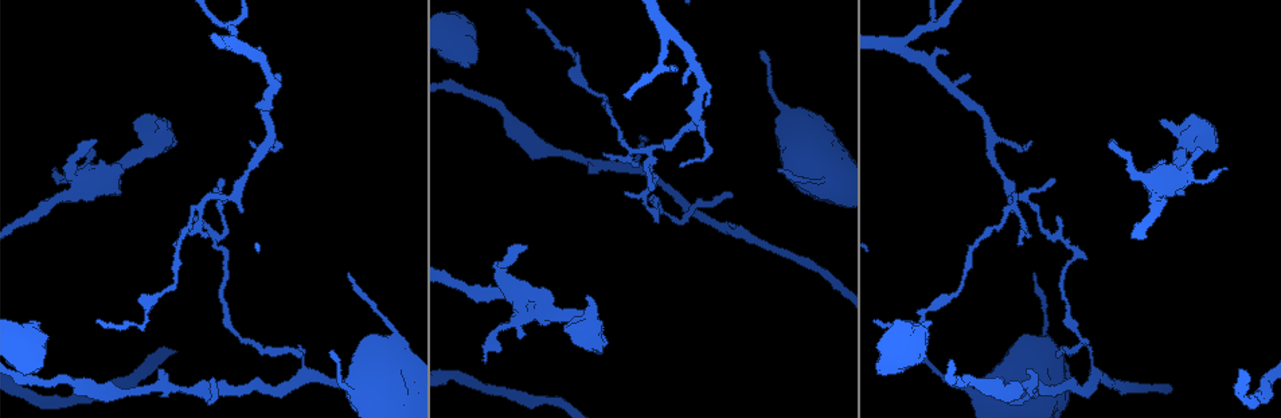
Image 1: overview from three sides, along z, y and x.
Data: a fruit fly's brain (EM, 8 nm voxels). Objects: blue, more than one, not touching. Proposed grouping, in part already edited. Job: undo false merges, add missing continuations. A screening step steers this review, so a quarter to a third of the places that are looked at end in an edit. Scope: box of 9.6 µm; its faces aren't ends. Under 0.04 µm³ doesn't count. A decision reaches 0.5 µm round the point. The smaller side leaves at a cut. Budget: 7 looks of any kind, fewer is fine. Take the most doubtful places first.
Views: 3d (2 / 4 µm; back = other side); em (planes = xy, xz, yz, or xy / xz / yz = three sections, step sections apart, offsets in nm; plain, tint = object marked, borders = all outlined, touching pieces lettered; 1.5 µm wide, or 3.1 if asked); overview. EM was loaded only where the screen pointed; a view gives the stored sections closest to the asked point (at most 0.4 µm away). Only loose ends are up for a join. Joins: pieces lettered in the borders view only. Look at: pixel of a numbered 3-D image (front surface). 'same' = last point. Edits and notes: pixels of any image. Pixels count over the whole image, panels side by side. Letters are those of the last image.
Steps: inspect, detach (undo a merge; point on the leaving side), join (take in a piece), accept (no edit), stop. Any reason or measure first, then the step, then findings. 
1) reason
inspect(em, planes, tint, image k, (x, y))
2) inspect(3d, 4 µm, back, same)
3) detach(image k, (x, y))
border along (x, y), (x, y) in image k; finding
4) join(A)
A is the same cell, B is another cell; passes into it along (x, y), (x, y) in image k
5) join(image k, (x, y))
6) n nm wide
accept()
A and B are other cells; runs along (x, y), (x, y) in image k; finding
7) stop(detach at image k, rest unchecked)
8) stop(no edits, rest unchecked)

inspect(em, planes, borders, image 1, (467, 66))

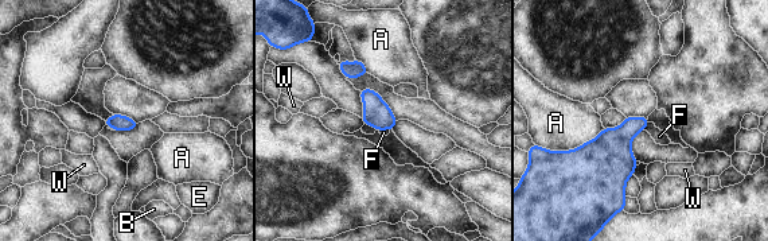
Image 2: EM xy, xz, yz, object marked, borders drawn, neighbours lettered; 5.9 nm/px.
accept()
A, B, E, F and W are other cells; border along (650, 123), (643, 129) in image 2; none of them fits

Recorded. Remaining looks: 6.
thin end
inspect(3d, 2 µm, image 1, (95, 141))

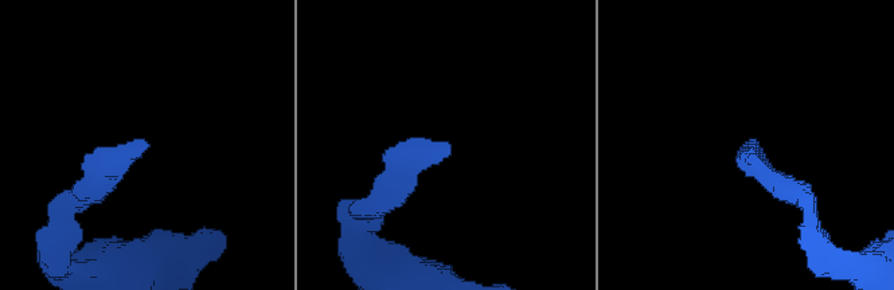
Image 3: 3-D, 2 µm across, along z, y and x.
need the tissue
inspect(em, xy, step 4, tint, image 3, (449, 150))

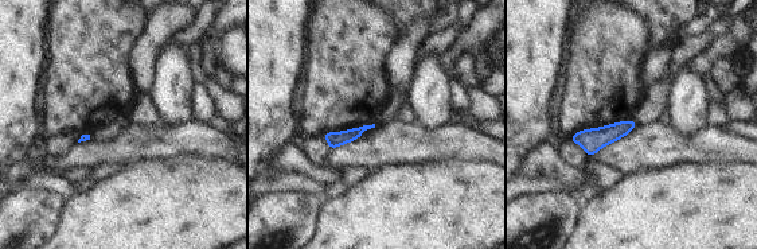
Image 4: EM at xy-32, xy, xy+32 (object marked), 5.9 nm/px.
another direction
inspect(em, xz, step 4, borders, same)

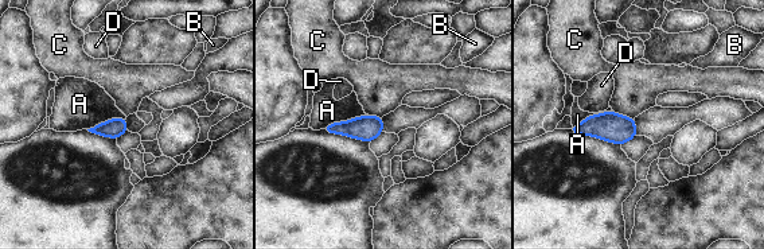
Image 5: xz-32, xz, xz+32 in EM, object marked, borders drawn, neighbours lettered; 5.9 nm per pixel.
120 nm wide
accept()
A, B, C and D are other cells; border along (367, 115), (334, 121), (322, 128) in image 5; no lettered piece goes on from it

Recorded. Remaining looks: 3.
tapers out
inspect(3d, 2 µm, image 1, (762, 56))

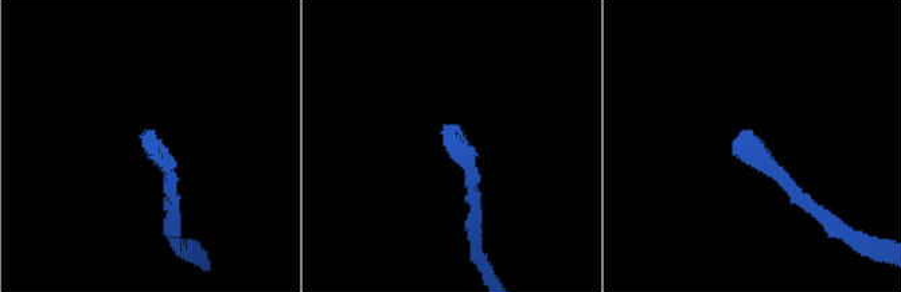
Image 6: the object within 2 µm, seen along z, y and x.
shape alone is not enough
inspect(em, planes, borders, image 6, (740, 135))

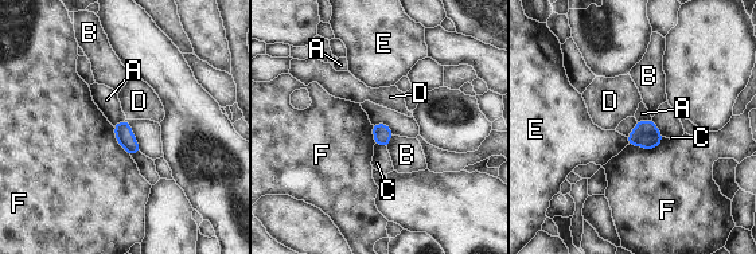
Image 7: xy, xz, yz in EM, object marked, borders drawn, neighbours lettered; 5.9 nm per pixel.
accept()
A, B, C, D, E and F are other cells; border along (651, 118), (638, 122) in image 7; no lettered piece goes on from it

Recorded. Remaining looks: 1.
stop(no edits, rest unchecked)

